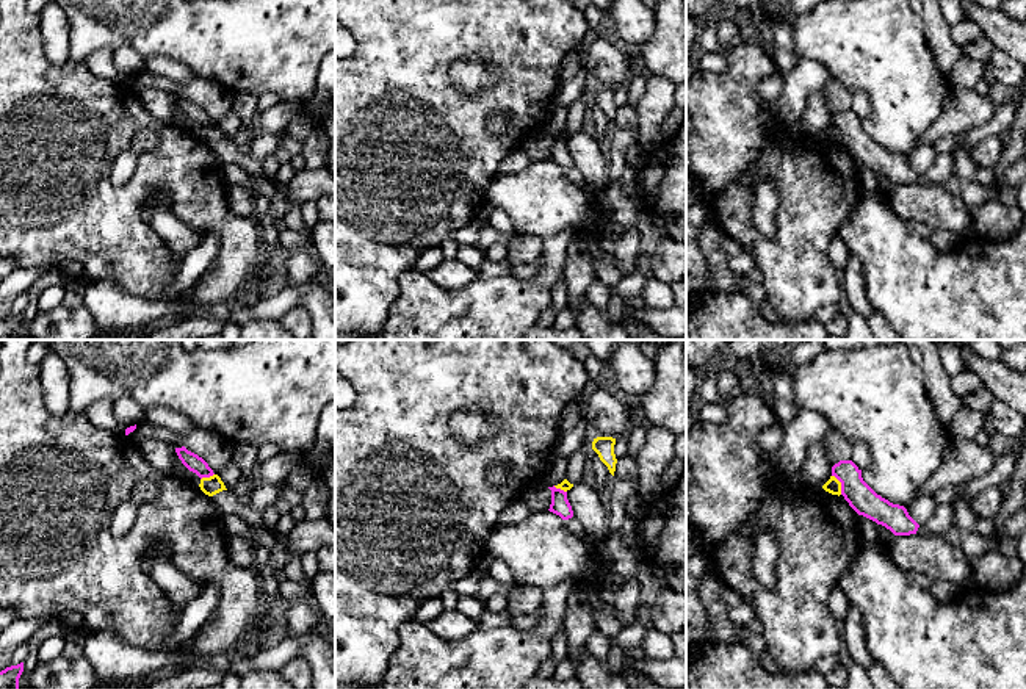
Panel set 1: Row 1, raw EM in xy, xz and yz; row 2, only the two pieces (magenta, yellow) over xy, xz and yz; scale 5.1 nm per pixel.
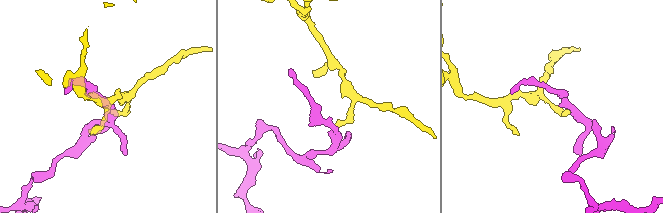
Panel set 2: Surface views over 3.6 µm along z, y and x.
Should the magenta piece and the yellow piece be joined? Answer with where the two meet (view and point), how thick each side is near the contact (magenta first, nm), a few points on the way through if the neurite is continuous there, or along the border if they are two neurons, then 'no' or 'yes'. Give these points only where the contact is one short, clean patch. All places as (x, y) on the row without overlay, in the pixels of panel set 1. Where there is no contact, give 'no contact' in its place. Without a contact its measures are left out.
meets magenta in yz at (841, 133); 150 nm thick on the magenta side, 80 nm on the other; border along yz (832, 124), (840, 132), (841, 143); no

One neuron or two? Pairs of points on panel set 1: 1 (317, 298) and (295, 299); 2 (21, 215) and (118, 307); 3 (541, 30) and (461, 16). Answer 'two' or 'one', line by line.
1: two
2: two
3: one

